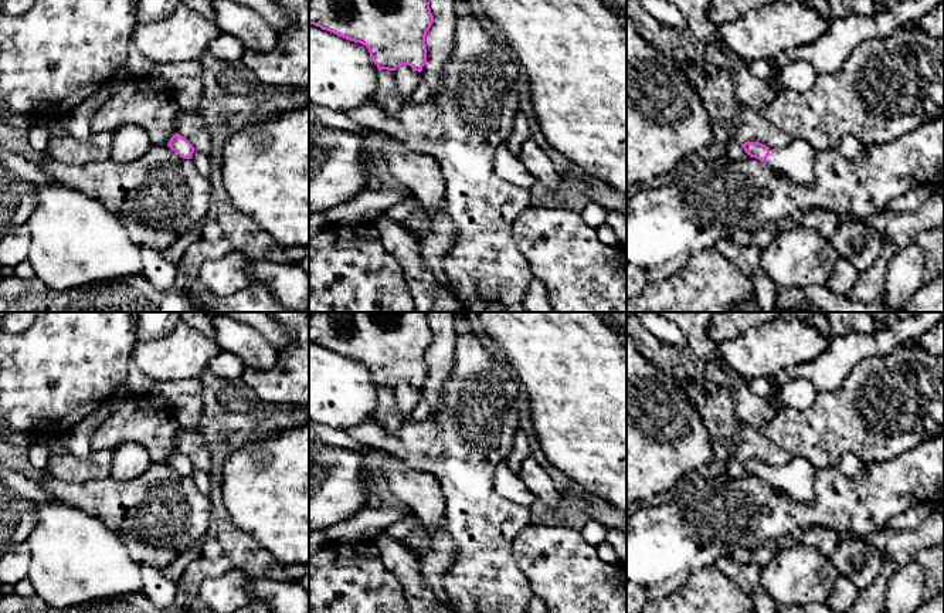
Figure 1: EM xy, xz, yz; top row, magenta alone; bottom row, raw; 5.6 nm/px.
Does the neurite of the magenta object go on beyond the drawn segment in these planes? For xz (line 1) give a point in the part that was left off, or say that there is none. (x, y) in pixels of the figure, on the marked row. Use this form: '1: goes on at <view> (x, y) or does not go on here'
1: does not go on here

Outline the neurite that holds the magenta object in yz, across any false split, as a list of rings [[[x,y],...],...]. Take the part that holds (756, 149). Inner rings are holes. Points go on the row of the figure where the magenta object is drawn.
[[[792,139],[790,145],[774,149],[760,142],[741,143],[751,158],[765,162],[772,170],[781,172],[799,184],[815,183],[816,150],[802,139]]]

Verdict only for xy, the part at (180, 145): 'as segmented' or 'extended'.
as segmented

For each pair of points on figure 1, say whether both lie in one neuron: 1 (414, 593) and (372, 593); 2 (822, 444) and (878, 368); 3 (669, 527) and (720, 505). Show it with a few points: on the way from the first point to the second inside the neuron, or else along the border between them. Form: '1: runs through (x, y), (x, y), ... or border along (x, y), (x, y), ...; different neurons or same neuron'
1: border along (384, 566), (397, 579), (406, 598); different neurons
2: runs through (839, 426), (878, 386); same neuron
3: runs through (682, 527), (696, 527), (708, 517); same neuron

